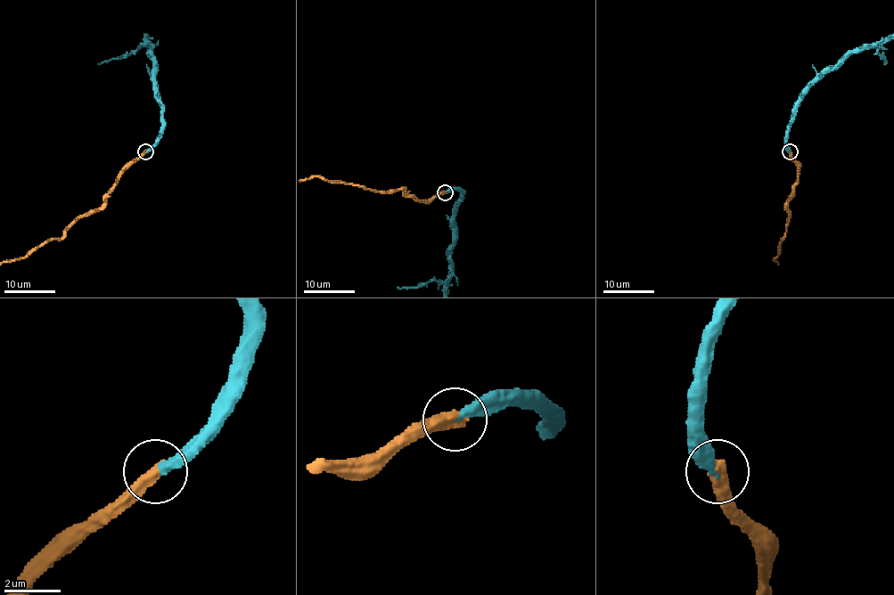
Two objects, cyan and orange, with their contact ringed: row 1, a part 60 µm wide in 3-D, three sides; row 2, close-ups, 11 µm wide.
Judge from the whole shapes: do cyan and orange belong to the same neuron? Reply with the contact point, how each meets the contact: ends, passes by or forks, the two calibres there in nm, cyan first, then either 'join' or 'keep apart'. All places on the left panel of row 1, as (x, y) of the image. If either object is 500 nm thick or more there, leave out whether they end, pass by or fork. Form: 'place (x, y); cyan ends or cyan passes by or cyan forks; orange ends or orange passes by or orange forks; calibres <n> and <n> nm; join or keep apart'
place (145, 151); cyan ends; orange ends; calibres 340 and 480 nm; join

